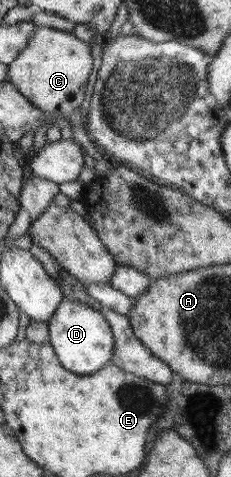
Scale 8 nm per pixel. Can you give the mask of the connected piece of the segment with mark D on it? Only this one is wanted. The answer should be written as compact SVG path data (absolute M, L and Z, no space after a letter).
M65 299L49 319L49 343L53 346L59 362L72 373L92 375L108 364L115 353L115 338L109 322L101 312L87 304Z

